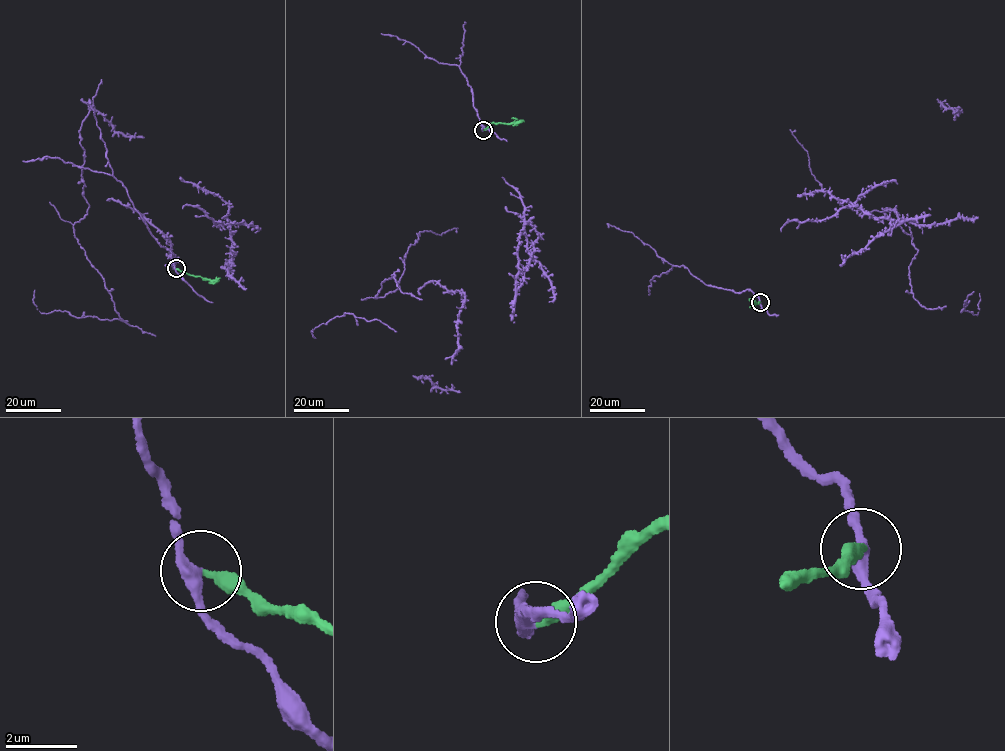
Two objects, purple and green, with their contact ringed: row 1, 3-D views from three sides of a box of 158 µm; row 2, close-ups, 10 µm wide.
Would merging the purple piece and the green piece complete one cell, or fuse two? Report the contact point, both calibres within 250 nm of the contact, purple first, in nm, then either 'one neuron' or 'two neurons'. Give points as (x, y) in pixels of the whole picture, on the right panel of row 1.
(760, 302) | 360/280 nm | two neurons

